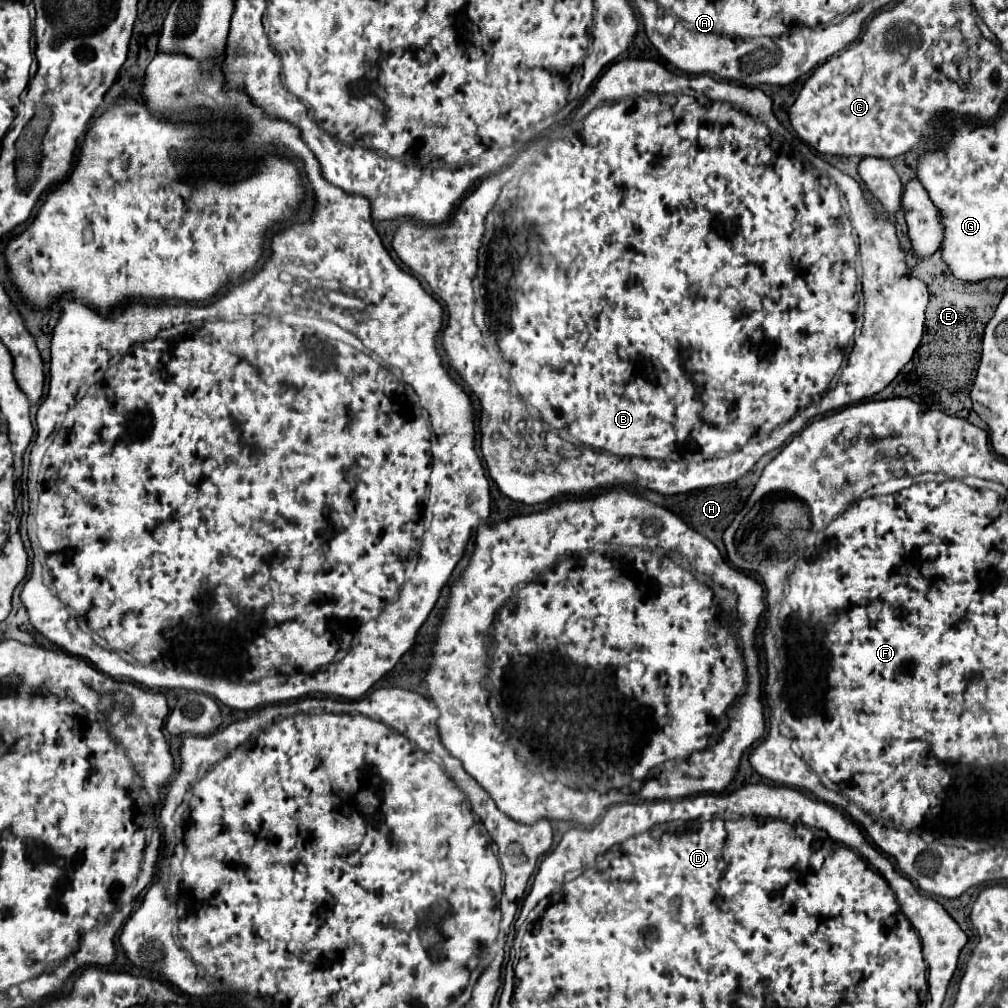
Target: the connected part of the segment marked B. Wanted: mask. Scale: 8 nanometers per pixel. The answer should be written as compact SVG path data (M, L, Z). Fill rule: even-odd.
M621 59L621 61L617 61L617 63L613 63L613 65L611 65L611 67L609 67L609 69L607 69L607 71L605 71L605 73L603 73L603 75L601 75L601 79L599 79L599 81L597 81L597 85L595 85L595 91L593 91L593 93L591 93L591 95L589 95L589 97L587 97L587 99L585 99L585 103L583 103L583 105L581 105L581 107L579 107L579 111L575 111L575 113L573 113L573 117L571 117L571 121L567 121L567 123L563 123L563 125L559 125L559 126L557 126L557 127L555 127L555 128L554 128L554 129L553 129L553 130L552 130L552 131L551 131L551 132L550 132L550 133L549 133L549 135L548 135L548 136L546 136L546 137L545 137L545 138L543 138L543 139L542 139L542 141L541 141L541 143L542 143L542 144L540 144L540 141L538 141L538 142L536 142L536 143L534 143L534 144L531 144L531 145L530 145L530 146L529 146L529 149L527 149L527 150L524 150L524 151L523 151L523 152L521 152L521 153L520 153L520 154L519 154L519 156L518 156L518 157L517 157L517 159L516 159L516 160L515 160L515 162L514 162L514 163L513 163L513 164L512 164L512 165L511 165L511 167L509 167L509 169L505 169L505 171L501 171L501 173L495 173L495 175L491 175L491 177L487 177L487 179L483 179L483 181L481 181L481 185L479 185L479 187L477 187L477 189L475 189L475 191L473 191L473 193L471 193L471 195L467 195L467 197L465 197L465 199L463 199L463 203L461 203L461 205L459 205L459 209L457 209L457 211L455 211L455 215L453 215L453 217L451 217L451 219L449 219L449 221L447 221L447 223L443 223L443 225L419 225L419 223L411 223L411 221L409 221L409 223L403 223L403 225L401 225L401 227L399 227L399 229L397 229L397 233L395 233L395 239L393 239L393 249L395 249L395 253L397 253L397 255L399 255L399 259L401 259L401 261L403 261L403 263L405 263L405 265L407 265L407 267L409 267L409 269L411 269L411 273L413 273L413 275L419 275L419 277L423 277L423 279L425 279L425 281L427 281L427 283L429 283L429 287L431 287L431 291L433 291L433 293L435 293L435 295L437 295L437 297L439 297L439 299L441 299L441 301L443 301L443 303L445 303L445 305L447 305L447 317L449 317L449 319L447 319L447 327L445 327L445 331L443 331L443 347L445 347L445 351L447 351L447 355L449 355L449 359L451 359L451 365L453 365L453 367L455 367L455 369L457 369L457 373L459 373L459 375L461 375L461 377L463 377L463 381L465 381L465 383L467 383L467 385L469 385L469 387L471 387L471 391L473 391L473 395L475 395L475 397L477 397L477 399L481 399L481 401L483 401L483 405L485 405L485 409L483 409L483 415L481 415L481 419L479 419L479 429L481 429L481 453L483 453L483 459L487 459L487 461L485 461L485 463L487 463L487 469L489 469L489 475L491 475L491 479L493 479L493 481L495 481L495 483L497 483L497 485L499 485L499 489L501 489L501 491L503 491L503 493L505 493L505 495L507 495L507 497L511 497L511 499L513 499L513 501L521 501L521 503L525 503L525 505L537 505L537 503L547 503L547 501L551 501L551 499L557 499L557 497L565 497L565 495L567 495L567 497L581 497L581 495L589 495L589 493L595 493L595 491L607 491L607 489L611 489L611 487L625 487L625 485L633 485L633 487L639 487L639 489L651 489L651 491L657 491L657 493L661 493L661 495L677 495L677 493L687 493L687 491L693 491L693 490L694 490L694 489L701 489L701 487L713 487L713 485L723 485L723 483L731 483L731 481L737 481L737 479L739 479L739 477L743 477L743 475L745 475L745 473L747 473L747 471L749 471L749 469L751 469L751 467L753 467L753 465L755 465L755 463L757 463L757 461L759 461L759 459L761 459L761 457L763 457L763 455L765 455L765 453L769 453L769 451L773 451L773 449L777 449L777 447L781 447L781 445L783 445L783 443L785 443L785 441L787 441L787 439L789 439L789 437L791 437L791 435L795 435L795 433L799 433L799 431L801 431L801 429L803 429L803 427L805 427L805 423L807 423L807 421L809 421L809 419L811 419L811 417L815 417L815 415L823 415L823 413L827 413L827 411L833 411L833 409L841 409L841 407L847 407L847 405L851 405L851 403L859 403L859 401L861 401L861 399L867 399L867 397L873 397L873 395L875 395L875 393L879 393L879 391L883 391L883 389L885 389L885 387L887 387L887 385L889 385L889 383L891 383L891 381L893 381L893 379L895 379L895 377L897 377L897 373L899 373L899 371L901 371L901 369L903 369L903 365L907 365L907 363L909 363L909 361L911 361L911 357L913 357L913 351L915 351L915 349L917 349L917 345L919 345L919 341L921 341L921 335L923 335L923 323L925 323L925 307L927 307L927 301L929 301L929 293L927 293L927 285L925 285L925 283L923 283L923 281L919 281L919 279L915 279L915 277L911 277L911 275L909 275L909 271L907 271L907 265L905 265L905 253L903 253L903 251L901 251L901 247L899 247L899 241L897 241L897 235L895 235L895 227L893 227L893 225L891 225L891 223L889 223L889 221L877 221L877 219L875 219L875 213L873 213L873 209L871 209L871 205L869 205L869 199L865 199L865 193L863 193L863 189L861 189L861 185L859 185L859 183L857 183L857 181L855 181L855 179L853 179L853 177L849 177L849 175L845 175L845 173L841 173L841 171L839 171L839 169L835 169L835 167L831 167L831 165L829 165L829 163L825 163L825 161L823 161L823 159L821 159L821 157L817 157L817 155L815 155L815 153L813 153L813 151L811 151L811 149L809 149L809 147L807 147L807 145L805 145L805 143L801 143L801 141L799 141L799 139L797 139L797 137L793 137L793 135L791 135L791 133L789 133L789 131L787 131L787 129L785 129L785 127L783 127L783 125L781 125L781 123L779 123L779 121L777 121L777 119L775 119L775 115L773 115L773 111L771 111L771 99L769 99L769 97L767 97L767 95L765 95L765 93L763 93L763 91L759 91L759 89L747 89L747 87L739 87L739 85L731 85L731 83L725 83L725 81L717 81L717 79L715 79L715 81L713 81L713 79L711 79L711 77L709 77L709 75L699 75L699 77L691 77L691 79L687 79L687 81L685 81L685 83L687 83L687 85L689 85L689 81L693 81L693 87L695 87L695 89L689 89L689 87L681 87L681 81L679 81L679 77L675 77L675 75L673 75L673 73L669 73L669 71L668 71L668 70L667 70L667 69L666 69L666 68L665 68L665 67L663 67L663 65L662 65L662 64L659 64L659 63L660 63L660 62L658 62L658 61L655 61L655 60L651 60L651 59ZM707 83L709 83L709 95L705 95L705 99L709 99L709 103L705 103L705 99L697 99L697 95L693 95L693 91L695 91L695 93L701 93L701 91L703 91L703 89L707 89ZM521 245L528 245L528 251L527 251L527 253L526 253L526 254L525 254L525 255L523 255L523 256L522 256L522 258L521 258ZM481 249L483 249L483 251L481 251L481 269L479 269L479 275L477 275L477 281L475 281L475 285L477 285L477 293L479 293L479 295L477 295L477 307L475 307L475 314L474 314L474 305L475 305L475 296L474 296L474 287L473 287L473 285L471 285L471 283L473 283L473 277L475 277L475 273L477 273L477 263L478 263L478 268L479 268L479 262L478 262L478 255L479 255L479 254L480 254L480 251L479 251L479 250L481 250ZM857 275L858 275L858 276L862 276L862 277L861 277L861 282L860 282L860 283L861 283L861 291L862 291L862 293L863 293L863 299L865 299L865 311L863 311L863 329L861 329L861 335L859 335L859 337L857 337L857 339L855 339L855 345L853 345L853 349L851 349L851 353L849 353L849 363L847 363L847 365L845 365L845 367L843 367L843 369L841 369L841 373L839 373L839 377L837 377L837 381L835 381L835 383L833 383L833 377L835 377L835 375L837 375L837 371L839 371L839 367L841 367L841 363L843 363L843 357L845 357L845 349L847 349L847 347L849 347L849 343L851 343L851 337L853 337L853 333L855 333L855 329L857 329L857 325L855 325L855 313L857 313L857 301L859 301L859 299L857 299ZM869 279L877 279L877 287L875 287L875 289L873 289L873 287L869 287ZM839 289L853 289L853 293L851 293L851 291L849 291L849 295L847 295L847 297L845 297L845 295L843 295L843 291L839 291ZM495 431L509 431L509 433L511 433L511 435L503 435L503 437L499 437L499 441L495 441L495 439L491 439L491 433L495 433ZM563 431L569 431L569 433L571 433L571 435L573 435L573 443L571 443L571 441L565 441L565 439L561 439L561 437L560 437L560 436L559 436L559 435L558 435L558 433L560 433L560 432L563 432Z

